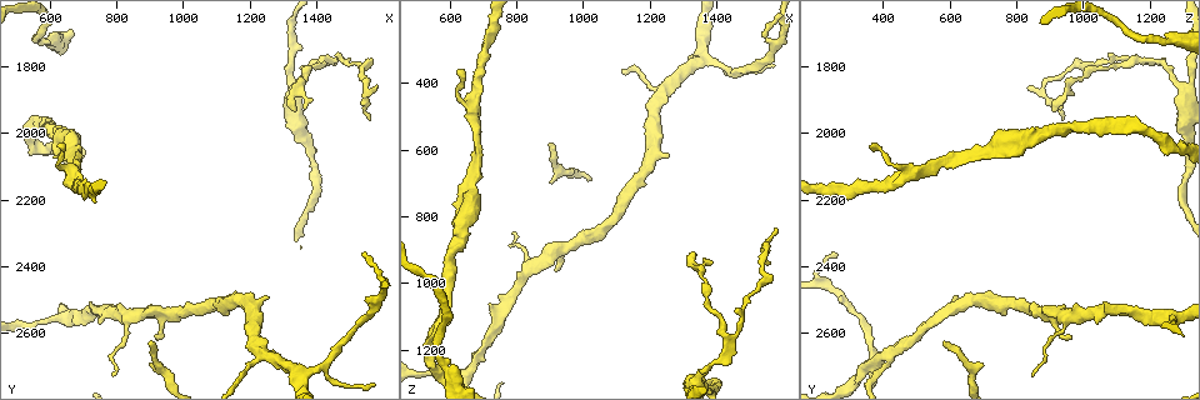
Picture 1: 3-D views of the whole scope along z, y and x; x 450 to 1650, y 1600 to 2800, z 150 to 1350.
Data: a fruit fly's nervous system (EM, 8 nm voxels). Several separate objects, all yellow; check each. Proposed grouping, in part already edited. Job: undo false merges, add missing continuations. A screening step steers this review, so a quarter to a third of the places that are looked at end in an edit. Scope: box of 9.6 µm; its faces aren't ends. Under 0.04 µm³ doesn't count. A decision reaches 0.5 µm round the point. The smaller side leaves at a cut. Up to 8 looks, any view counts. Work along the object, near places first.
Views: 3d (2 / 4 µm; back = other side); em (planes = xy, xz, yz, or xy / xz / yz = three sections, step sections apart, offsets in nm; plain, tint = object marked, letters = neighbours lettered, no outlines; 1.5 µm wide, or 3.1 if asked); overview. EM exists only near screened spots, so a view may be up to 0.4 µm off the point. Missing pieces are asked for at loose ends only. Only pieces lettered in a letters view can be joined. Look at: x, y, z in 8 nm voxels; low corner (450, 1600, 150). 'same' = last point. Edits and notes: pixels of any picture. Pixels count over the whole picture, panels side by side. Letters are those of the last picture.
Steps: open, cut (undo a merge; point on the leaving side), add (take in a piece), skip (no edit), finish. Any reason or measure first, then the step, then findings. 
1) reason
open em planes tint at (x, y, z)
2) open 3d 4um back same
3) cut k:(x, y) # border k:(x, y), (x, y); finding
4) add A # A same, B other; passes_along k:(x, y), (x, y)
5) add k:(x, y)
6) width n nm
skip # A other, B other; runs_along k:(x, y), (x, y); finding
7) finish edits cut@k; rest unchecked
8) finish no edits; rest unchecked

sudden change in width
open em 3.1um xy step 8 plain at (620, 1720, 1290)

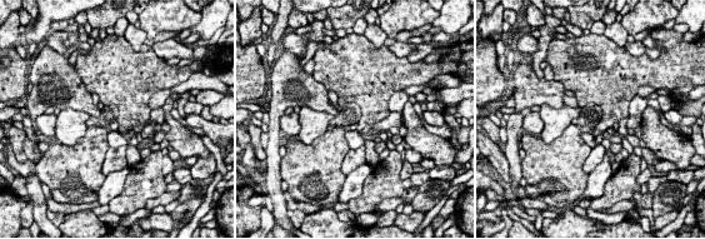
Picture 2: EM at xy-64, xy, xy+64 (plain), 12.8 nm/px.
open em 3.1um xy step 8 letters same

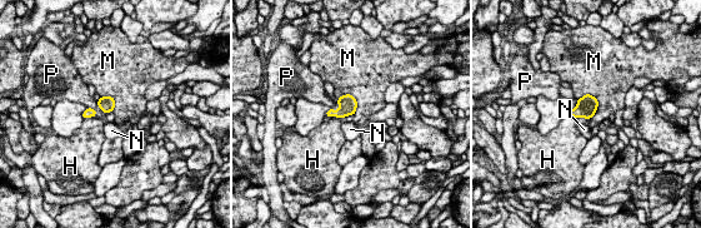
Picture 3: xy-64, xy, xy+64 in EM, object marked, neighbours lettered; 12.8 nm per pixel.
skip # H other, M other, N other, P other; border 3:(586, 93), (597, 102), (590, 119); one neuron here

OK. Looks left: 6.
thick turns thin
open em xz step 8 letters at (680, 2090, 560)

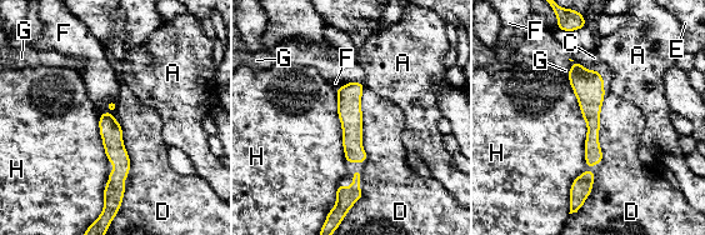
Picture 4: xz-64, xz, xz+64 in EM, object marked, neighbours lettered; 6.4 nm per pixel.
width 140 nm
skip # A other, C other, D other, E other, F other, G other, H other; border 4:(566, 75), (586, 126), (588, 165); one neuron here

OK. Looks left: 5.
small branch off a trunk
open 3d 4um at (1340, 1860, 1300)

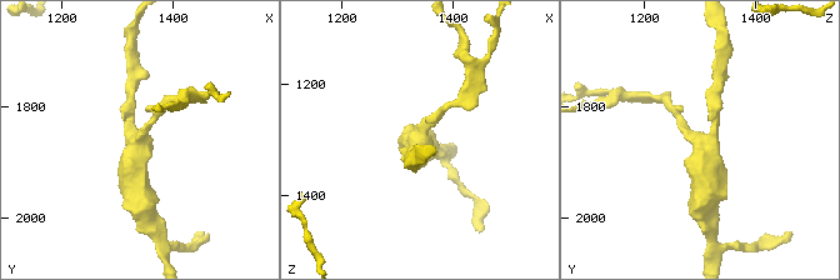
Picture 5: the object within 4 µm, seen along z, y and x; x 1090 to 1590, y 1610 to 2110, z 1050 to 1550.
arms 3
open em planes plain at (1340, 1850, 1295)

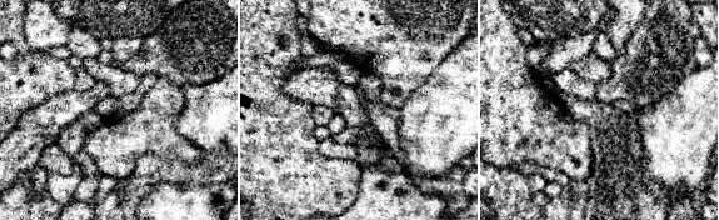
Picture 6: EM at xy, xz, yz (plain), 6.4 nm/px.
open em planes letters same

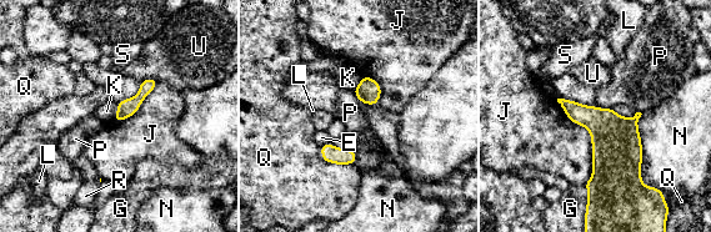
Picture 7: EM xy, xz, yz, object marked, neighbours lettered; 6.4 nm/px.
width 130 nm
skip # E other, G other, J other, K other, L other, N other, P other, Q other, R other, S other, U other; border 7:(594, 106), (612, 109); one neuron here

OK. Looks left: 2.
finish no edits; rest unchecked

